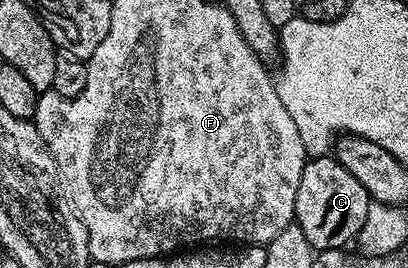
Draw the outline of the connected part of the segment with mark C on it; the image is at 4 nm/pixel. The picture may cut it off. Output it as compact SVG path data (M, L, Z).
M321 155L308 159L301 174L294 223L299 225L315 250L324 252L330 248L346 249L347 243L350 240L352 243L358 237L361 226L365 226L365 218L373 201L365 186L361 186L361 182L357 182L357 178L353 178L353 174L349 174L349 170L345 170L345 166L341 166L334 155Z

